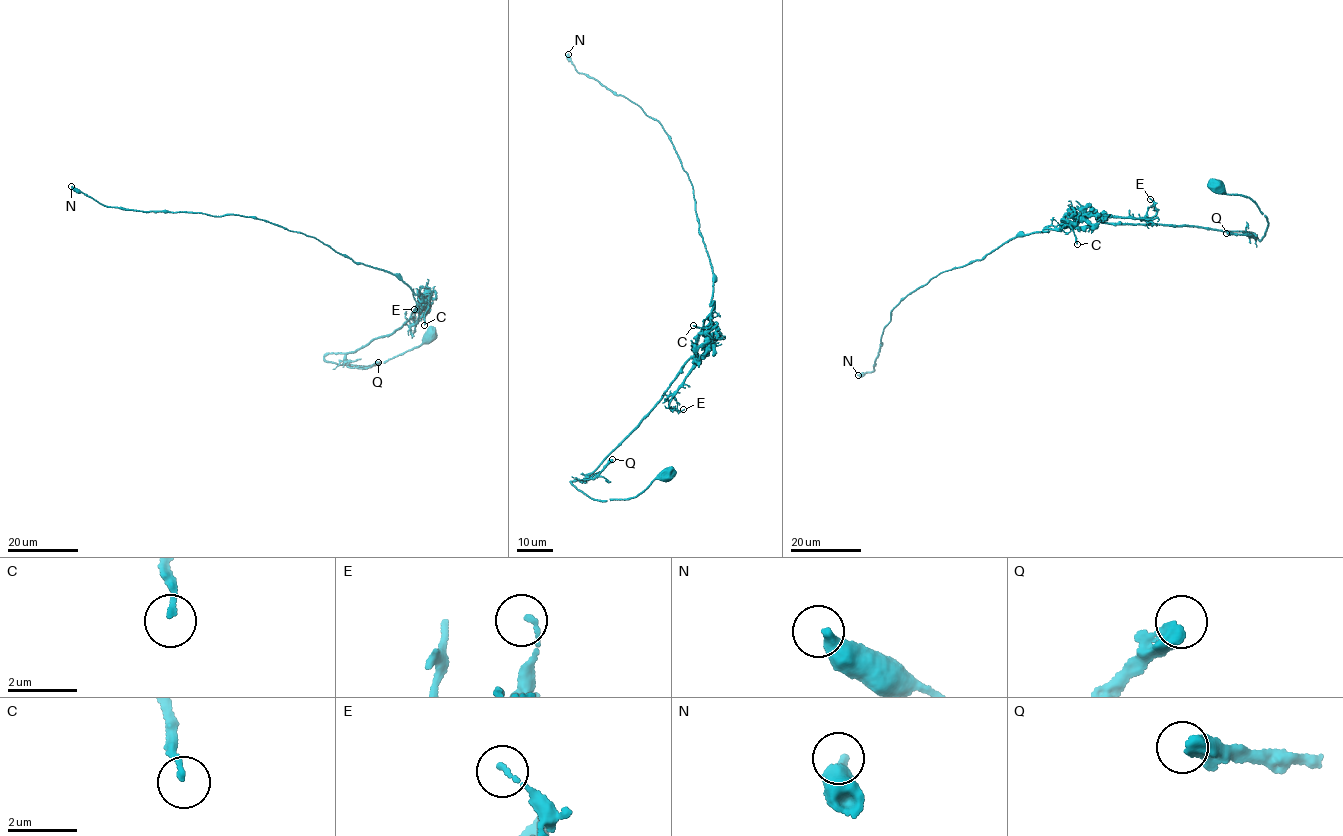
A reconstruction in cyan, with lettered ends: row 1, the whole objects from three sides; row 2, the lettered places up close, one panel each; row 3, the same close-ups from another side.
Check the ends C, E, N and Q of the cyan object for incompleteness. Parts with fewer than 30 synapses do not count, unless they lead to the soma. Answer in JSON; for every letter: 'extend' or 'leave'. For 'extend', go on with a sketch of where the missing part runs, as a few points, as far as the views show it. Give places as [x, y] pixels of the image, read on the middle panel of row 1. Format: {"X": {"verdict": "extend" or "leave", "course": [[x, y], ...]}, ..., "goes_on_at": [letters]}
{"C": {"verdict": "leave"}, "E": {"verdict": "leave"}, "N": {"verdict": "leave"}, "Q": {"verdict": "leave"}, "goes_on_at": []}

